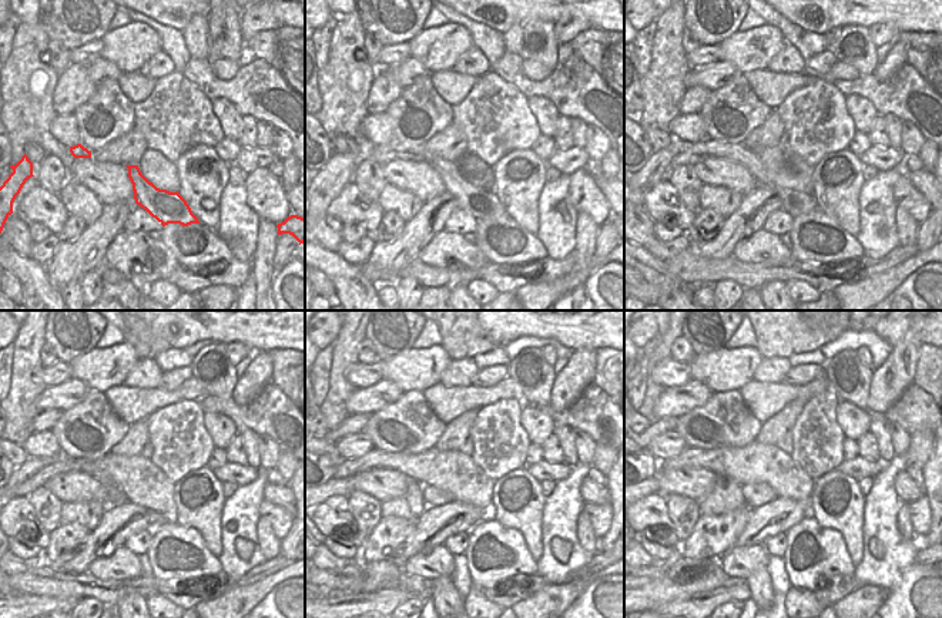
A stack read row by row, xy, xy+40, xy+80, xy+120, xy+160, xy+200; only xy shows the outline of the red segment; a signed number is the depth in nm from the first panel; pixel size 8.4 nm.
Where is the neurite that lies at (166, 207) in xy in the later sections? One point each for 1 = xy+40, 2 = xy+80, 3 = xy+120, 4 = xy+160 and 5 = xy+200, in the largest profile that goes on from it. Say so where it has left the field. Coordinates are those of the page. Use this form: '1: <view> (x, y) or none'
1: xy+40 (482, 204)
2: xy+80 (780, 168)
3: xy+120 (138, 479)
4: xy+160 (451, 470)
5: xy+200 (756, 463)

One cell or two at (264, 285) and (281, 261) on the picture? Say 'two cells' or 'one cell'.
two cells

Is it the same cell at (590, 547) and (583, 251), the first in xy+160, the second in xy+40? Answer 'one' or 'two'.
one

